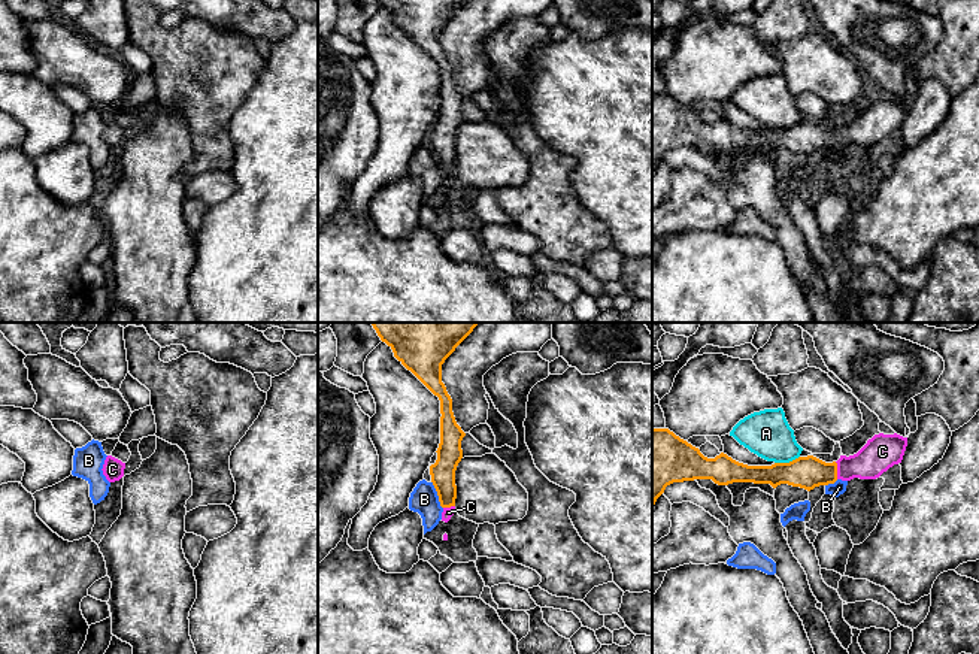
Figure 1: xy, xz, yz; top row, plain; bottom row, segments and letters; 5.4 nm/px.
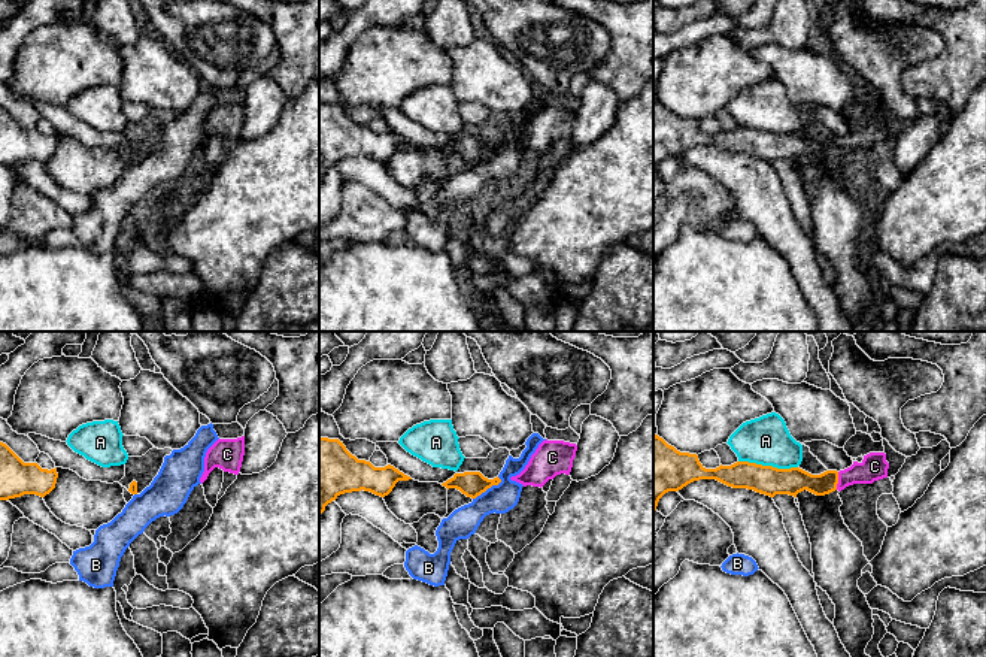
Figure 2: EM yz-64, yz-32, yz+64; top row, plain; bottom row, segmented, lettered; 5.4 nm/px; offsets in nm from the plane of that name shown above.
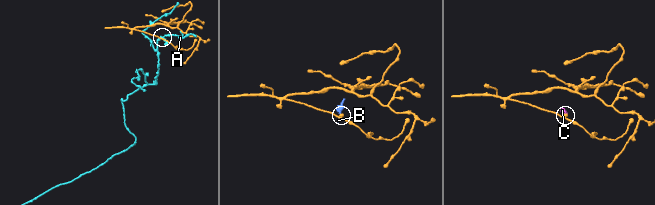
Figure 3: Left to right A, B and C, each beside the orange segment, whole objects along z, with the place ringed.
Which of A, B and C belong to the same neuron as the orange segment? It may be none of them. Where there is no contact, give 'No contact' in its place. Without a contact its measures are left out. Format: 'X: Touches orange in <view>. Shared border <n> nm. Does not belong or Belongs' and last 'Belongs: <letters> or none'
A: Touches orange in yz. Shared border 140 nm. Does not belong
B: Touches orange in xz. Shared border 160 nm. Does not belong
C: Touches orange in yz. Shared border 100 nm. Belongs
Belongs: C

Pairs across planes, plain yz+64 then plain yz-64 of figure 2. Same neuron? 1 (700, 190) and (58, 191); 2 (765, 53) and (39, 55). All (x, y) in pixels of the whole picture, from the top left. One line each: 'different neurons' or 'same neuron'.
1: different neurons
2: different neurons

